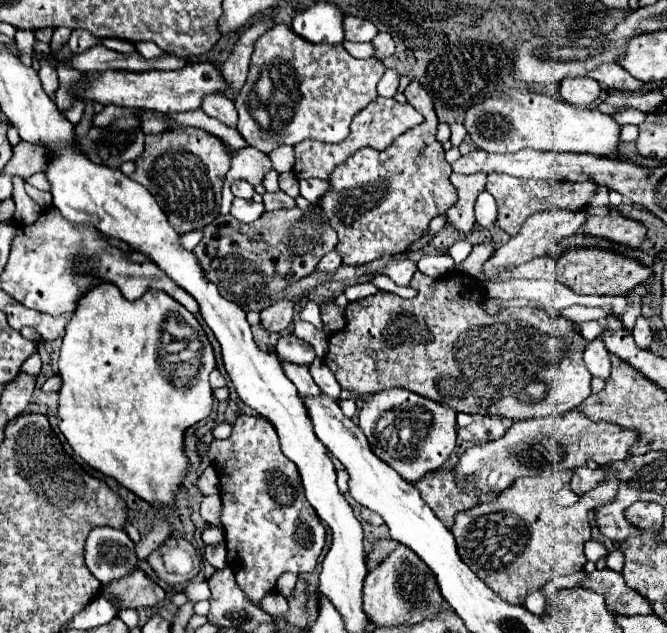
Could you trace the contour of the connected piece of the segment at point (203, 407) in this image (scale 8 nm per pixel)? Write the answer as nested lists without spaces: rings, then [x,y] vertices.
[[[112,283],[98,285],[80,299],[80,303],[78,303],[68,327],[66,327],[66,335],[62,339],[62,349],[60,349],[62,389],[60,389],[58,413],[56,413],[58,415],[58,429],[66,437],[72,451],[78,457],[82,457],[92,469],[96,469],[104,475],[110,475],[122,487],[132,491],[136,497],[150,503],[154,509],[162,509],[164,513],[168,513],[172,507],[176,507],[176,495],[182,489],[182,481],[184,481],[184,477],[188,473],[188,465],[190,465],[188,457],[184,455],[184,433],[190,425],[206,419],[212,413],[212,387],[208,383],[208,375],[214,367],[216,367],[214,351],[212,351],[210,341],[206,339],[204,329],[200,327],[196,317],[190,311],[186,311],[182,305],[178,305],[170,295],[166,295],[162,291],[148,291],[138,301],[126,301],[122,297],[122,293],[116,289],[116,285],[112,285]]]

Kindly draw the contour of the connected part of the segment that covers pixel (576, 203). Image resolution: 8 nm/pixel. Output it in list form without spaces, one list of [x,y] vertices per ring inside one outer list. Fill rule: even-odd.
[[[490,173],[486,183],[486,191],[498,203],[498,227],[508,235],[516,235],[520,231],[522,221],[526,221],[534,213],[552,211],[552,209],[568,209],[568,211],[584,209],[590,197],[596,193],[596,189],[598,185],[592,181],[568,183],[560,179],[524,179],[524,177],[512,177],[506,173]]]

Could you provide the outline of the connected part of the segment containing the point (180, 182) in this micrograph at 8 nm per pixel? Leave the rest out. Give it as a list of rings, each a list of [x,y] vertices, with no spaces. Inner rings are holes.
[[[194,127],[146,135],[144,153],[134,163],[136,171],[130,179],[152,193],[178,233],[204,229],[216,219],[222,201],[222,183],[230,169],[230,155],[218,137]]]

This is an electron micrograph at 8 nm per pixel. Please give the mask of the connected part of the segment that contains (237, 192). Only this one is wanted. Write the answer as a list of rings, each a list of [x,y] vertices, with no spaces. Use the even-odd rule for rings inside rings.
[[[236,181],[232,185],[232,195],[234,197],[242,197],[242,199],[252,199],[254,195],[254,187],[248,181]]]

